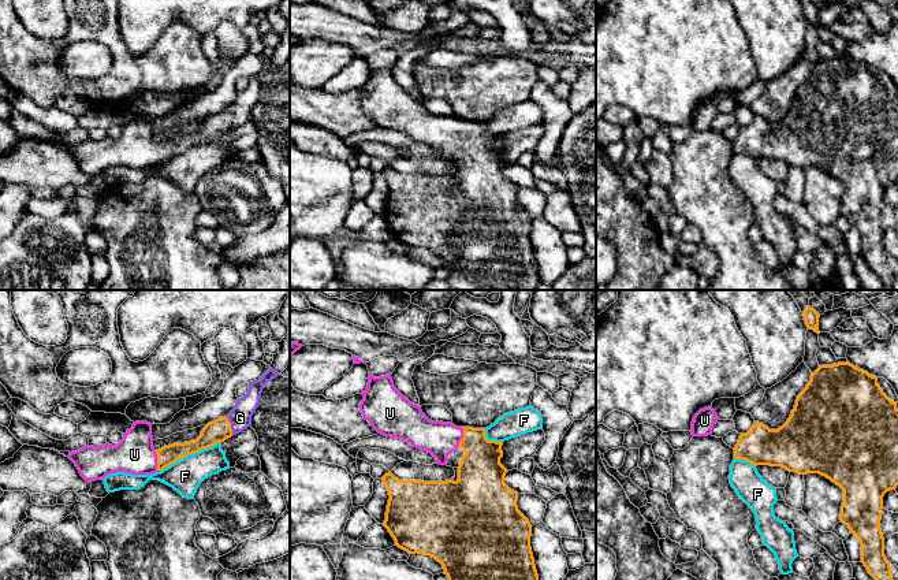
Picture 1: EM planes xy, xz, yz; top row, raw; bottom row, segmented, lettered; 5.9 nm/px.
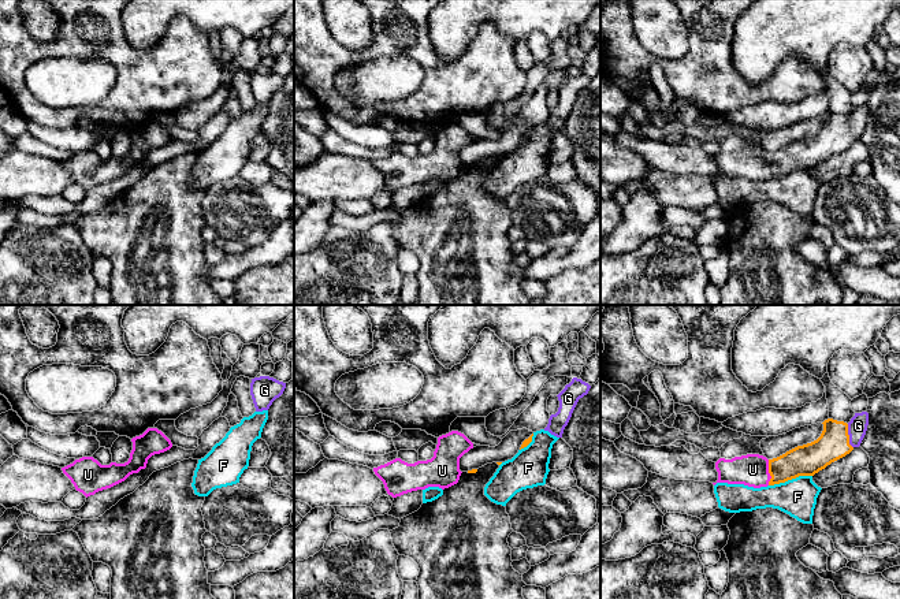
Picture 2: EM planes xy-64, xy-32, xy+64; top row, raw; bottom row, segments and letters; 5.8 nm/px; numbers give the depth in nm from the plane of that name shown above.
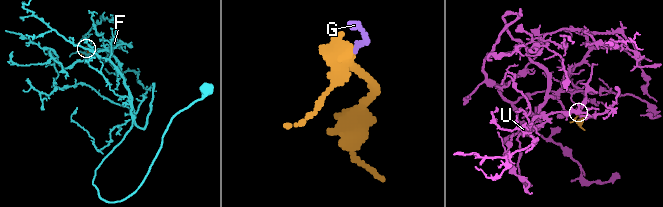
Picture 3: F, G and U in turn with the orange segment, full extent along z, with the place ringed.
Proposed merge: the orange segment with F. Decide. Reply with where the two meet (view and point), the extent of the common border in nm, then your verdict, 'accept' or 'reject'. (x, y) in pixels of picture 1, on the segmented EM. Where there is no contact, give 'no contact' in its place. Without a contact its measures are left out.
meets orange in xy at (190, 453); contact 400 nm long; reject

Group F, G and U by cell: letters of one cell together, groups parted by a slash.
F / G U

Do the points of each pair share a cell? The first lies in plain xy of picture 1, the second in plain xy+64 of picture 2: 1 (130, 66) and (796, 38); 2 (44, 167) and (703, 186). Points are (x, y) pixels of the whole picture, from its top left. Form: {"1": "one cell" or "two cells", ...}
{"1": "two cells", "2": "one cell"}

